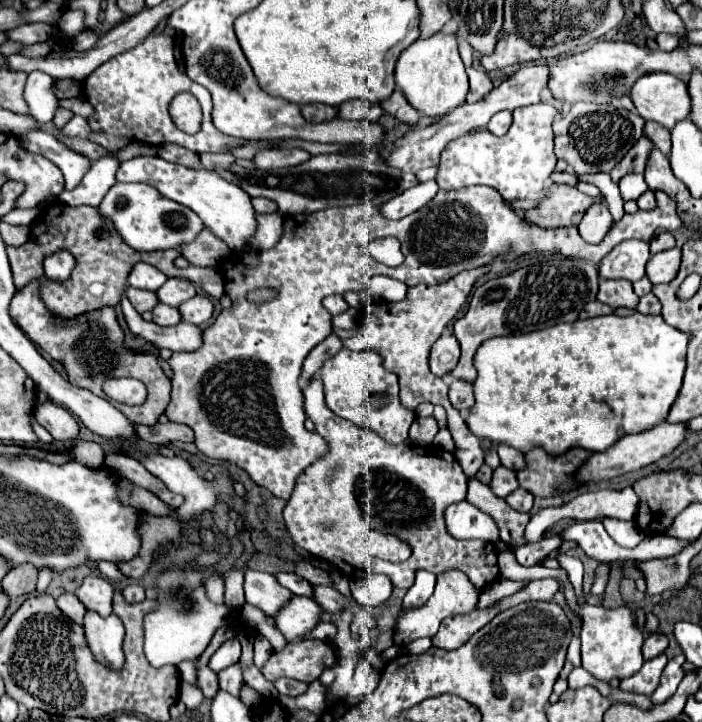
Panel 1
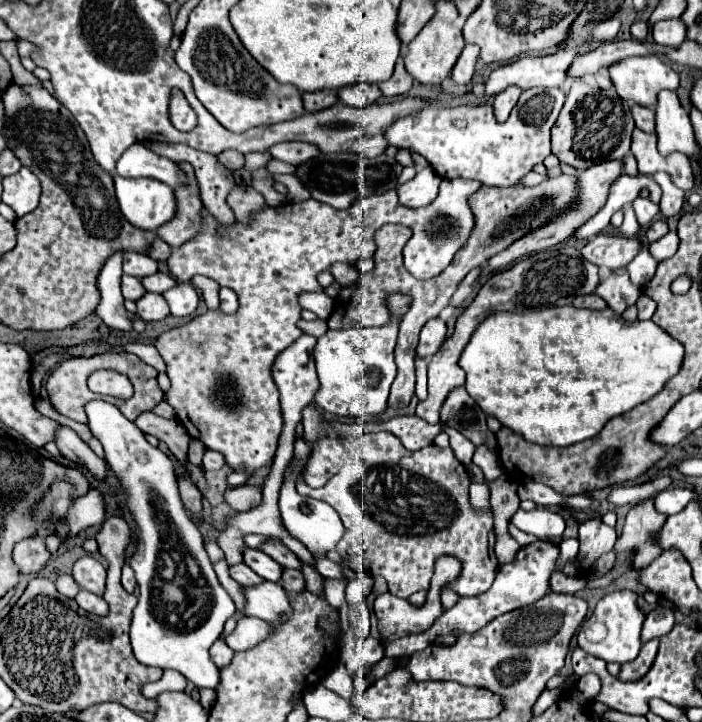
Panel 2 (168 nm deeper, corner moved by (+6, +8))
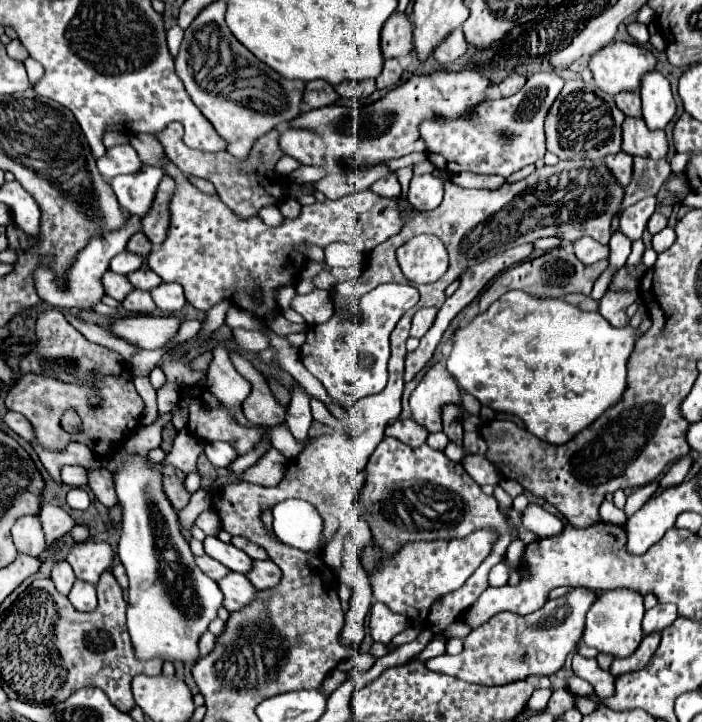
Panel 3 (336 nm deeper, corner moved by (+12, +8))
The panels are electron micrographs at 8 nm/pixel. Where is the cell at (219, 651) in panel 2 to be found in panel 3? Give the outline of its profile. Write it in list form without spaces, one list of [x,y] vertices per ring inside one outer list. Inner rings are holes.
[[[204,632],[200,636],[200,656],[208,656],[216,646],[216,636],[212,632]]]

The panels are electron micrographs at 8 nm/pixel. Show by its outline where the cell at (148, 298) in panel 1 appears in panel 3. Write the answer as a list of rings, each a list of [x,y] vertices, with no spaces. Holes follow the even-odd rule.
[[[110,270],[104,274],[102,284],[104,284],[106,294],[112,296],[114,300],[118,300],[118,302],[122,302],[122,300],[124,300],[124,298],[134,290],[134,286],[128,282],[126,276],[120,276],[120,274],[110,272]]]

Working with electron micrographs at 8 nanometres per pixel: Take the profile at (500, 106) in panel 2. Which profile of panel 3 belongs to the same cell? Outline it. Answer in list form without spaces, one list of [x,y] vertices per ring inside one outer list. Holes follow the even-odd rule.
[[[510,74],[510,76],[506,76],[500,84],[498,84],[498,88],[500,88],[500,92],[502,92],[502,96],[504,98],[508,98],[508,96],[512,96],[512,94],[516,94],[522,86],[524,86],[524,82],[526,82],[526,78],[524,76],[518,76],[518,74]]]

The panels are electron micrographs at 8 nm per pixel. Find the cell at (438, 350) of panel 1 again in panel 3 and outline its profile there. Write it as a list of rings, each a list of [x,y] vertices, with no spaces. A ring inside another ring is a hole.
[[[420,308],[420,310],[414,314],[414,318],[412,318],[410,336],[420,340],[420,338],[432,328],[432,324],[434,324],[434,320],[436,320],[436,312],[438,312],[438,308]]]

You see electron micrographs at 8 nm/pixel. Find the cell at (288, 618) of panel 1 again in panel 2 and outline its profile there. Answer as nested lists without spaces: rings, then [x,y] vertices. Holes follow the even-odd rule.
[[[260,582],[258,586],[242,588],[244,610],[242,616],[254,616],[266,622],[286,620],[292,614],[288,594],[276,582]]]

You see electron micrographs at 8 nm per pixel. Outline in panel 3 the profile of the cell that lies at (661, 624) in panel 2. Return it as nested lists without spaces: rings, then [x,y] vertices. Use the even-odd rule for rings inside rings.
[[[656,604],[654,608],[646,610],[644,620],[642,620],[642,630],[644,634],[650,632],[662,632],[664,628],[668,628],[674,620],[676,620],[676,606],[672,604]]]

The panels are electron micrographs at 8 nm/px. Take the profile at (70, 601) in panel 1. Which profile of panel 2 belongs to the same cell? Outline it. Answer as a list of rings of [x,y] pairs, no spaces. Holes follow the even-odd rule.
[[[60,574],[56,578],[56,588],[60,594],[68,596],[68,598],[74,598],[78,592],[80,592],[80,586],[76,584],[76,580],[72,578],[72,574]]]

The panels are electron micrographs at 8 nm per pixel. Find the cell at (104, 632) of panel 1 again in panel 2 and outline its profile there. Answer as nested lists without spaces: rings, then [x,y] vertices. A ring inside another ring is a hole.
[[[80,590],[80,592],[76,594],[76,602],[78,602],[78,606],[80,606],[82,610],[86,610],[86,612],[92,612],[92,614],[98,614],[98,616],[106,616],[106,614],[108,614],[108,604],[106,604],[106,600],[104,600],[102,596],[98,596],[98,594],[88,592],[88,590]]]

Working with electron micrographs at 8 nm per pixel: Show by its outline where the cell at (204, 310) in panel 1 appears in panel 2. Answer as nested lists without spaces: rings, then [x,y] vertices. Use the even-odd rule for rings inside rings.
[[[190,282],[176,284],[162,296],[166,298],[172,316],[190,316],[198,306],[198,292]]]

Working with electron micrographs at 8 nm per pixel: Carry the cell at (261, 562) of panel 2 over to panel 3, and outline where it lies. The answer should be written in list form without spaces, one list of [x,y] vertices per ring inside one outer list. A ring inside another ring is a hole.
[[[208,536],[208,538],[204,540],[204,550],[206,550],[208,556],[212,556],[212,558],[218,560],[218,562],[222,562],[224,566],[228,566],[228,568],[234,570],[234,572],[248,574],[248,572],[252,570],[252,562],[254,562],[254,560],[252,560],[246,552],[238,550],[238,548],[232,546],[232,544],[224,544],[222,540],[218,540],[218,538],[214,538],[214,536]]]

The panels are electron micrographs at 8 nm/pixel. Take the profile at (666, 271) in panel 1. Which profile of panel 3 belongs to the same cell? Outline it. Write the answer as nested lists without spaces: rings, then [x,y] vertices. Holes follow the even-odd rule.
[[[664,228],[662,232],[658,232],[658,234],[652,238],[652,248],[660,254],[660,252],[668,250],[668,248],[674,244],[674,240],[676,240],[674,230],[672,230],[672,228]]]

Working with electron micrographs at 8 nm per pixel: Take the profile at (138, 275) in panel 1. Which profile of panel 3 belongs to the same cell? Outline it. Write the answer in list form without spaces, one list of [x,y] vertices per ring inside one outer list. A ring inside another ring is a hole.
[[[128,250],[118,254],[118,256],[114,256],[112,262],[110,262],[110,270],[116,272],[116,274],[124,274],[124,276],[130,274],[130,272],[140,270],[140,266],[142,266],[142,258],[138,254],[128,252]]]

